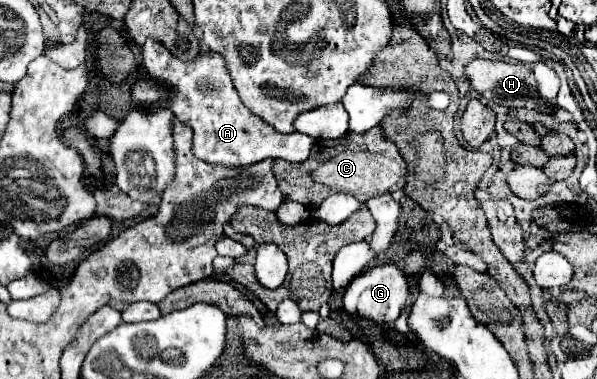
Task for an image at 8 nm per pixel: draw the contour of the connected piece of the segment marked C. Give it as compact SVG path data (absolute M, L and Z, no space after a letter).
M379 129L367 133L345 133L341 139L315 141L307 161L291 163L285 159L275 161L275 177L279 179L283 197L287 201L299 201L307 209L315 209L333 193L349 193L357 201L365 203L371 197L393 193L403 189L407 177L407 163L401 157L393 139L387 139Z

